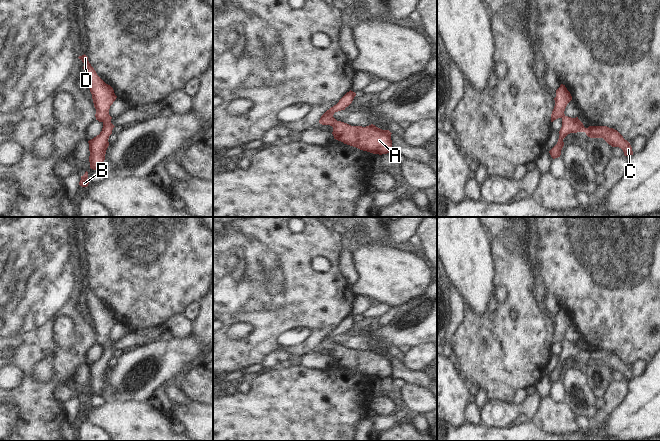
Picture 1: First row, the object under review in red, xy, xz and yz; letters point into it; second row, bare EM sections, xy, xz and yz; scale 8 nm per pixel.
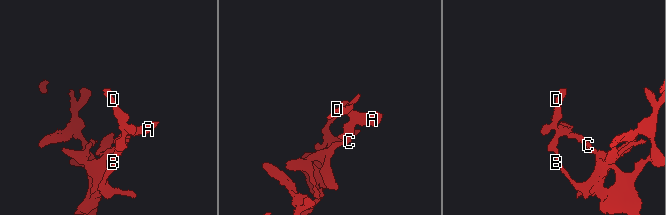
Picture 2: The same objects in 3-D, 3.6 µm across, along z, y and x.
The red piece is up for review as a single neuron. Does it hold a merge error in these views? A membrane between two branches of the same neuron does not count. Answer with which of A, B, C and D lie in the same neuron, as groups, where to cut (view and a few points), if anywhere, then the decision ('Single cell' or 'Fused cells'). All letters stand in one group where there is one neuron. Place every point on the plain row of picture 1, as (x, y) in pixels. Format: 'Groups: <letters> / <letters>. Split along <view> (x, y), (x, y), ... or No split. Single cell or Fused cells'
Groups: A B C D. No split. Single cell.

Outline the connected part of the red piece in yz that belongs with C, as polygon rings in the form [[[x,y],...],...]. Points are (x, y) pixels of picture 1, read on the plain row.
[[[561,308],[556,314],[555,330],[551,338],[551,346],[561,342],[562,351],[559,355],[557,368],[549,375],[553,383],[560,381],[564,370],[563,363],[570,357],[585,356],[590,362],[603,362],[612,371],[619,371],[623,374],[625,380],[633,379],[630,367],[615,353],[607,350],[589,350],[585,352],[583,347],[576,342],[568,341],[564,338],[567,328],[572,324],[570,316],[565,309]]]

